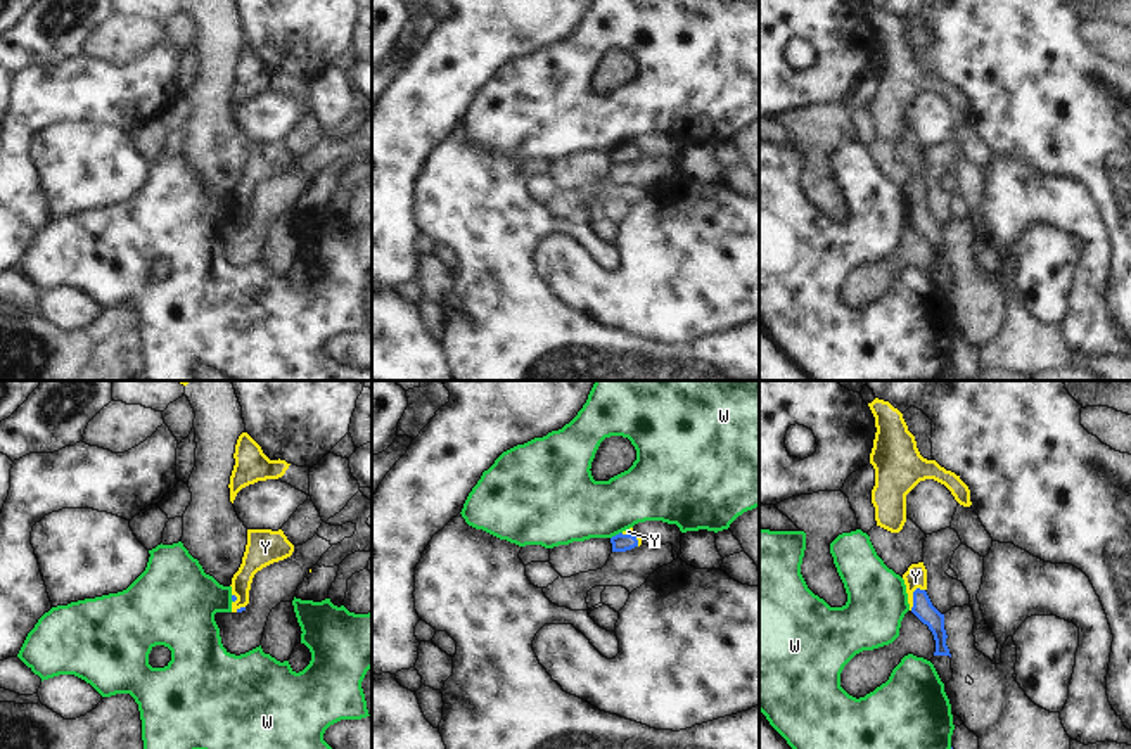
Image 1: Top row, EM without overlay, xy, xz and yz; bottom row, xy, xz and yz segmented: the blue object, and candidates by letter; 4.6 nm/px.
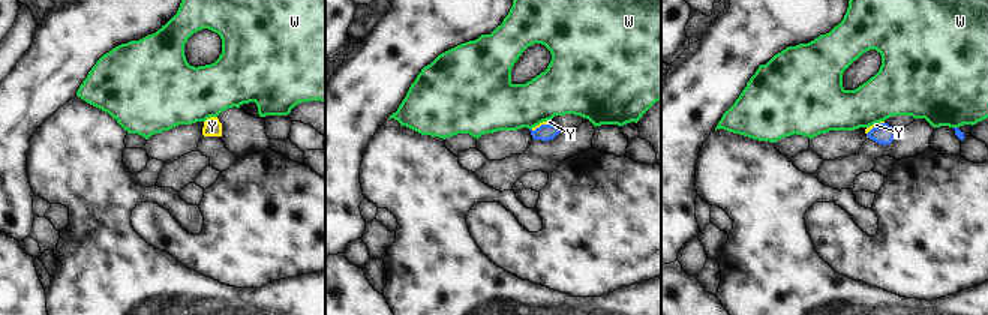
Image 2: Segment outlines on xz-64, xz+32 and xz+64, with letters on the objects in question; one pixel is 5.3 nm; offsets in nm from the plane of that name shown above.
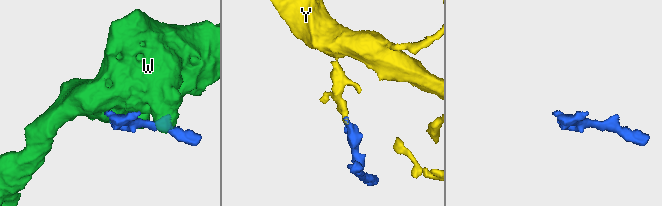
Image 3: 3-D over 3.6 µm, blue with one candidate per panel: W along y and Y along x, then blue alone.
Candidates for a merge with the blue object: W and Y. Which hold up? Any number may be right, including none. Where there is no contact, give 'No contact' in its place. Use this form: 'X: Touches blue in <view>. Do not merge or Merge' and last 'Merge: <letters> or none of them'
W: Touches blue in xz. Do not merge
Y: Touches blue in yz. Merge
Merge: Y.

